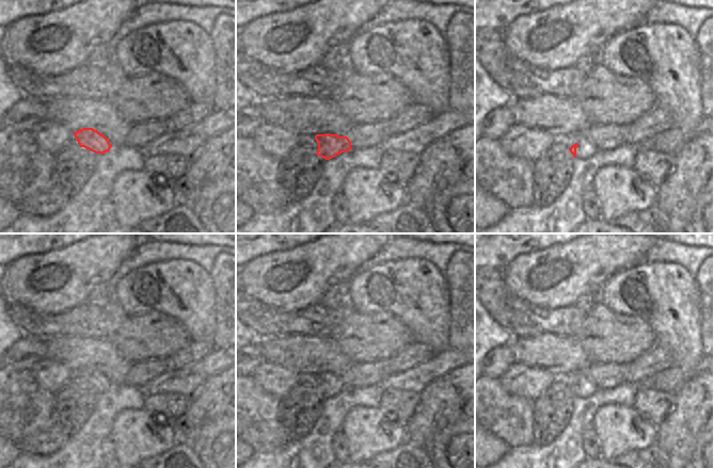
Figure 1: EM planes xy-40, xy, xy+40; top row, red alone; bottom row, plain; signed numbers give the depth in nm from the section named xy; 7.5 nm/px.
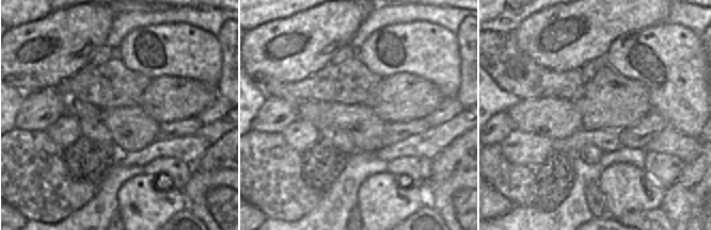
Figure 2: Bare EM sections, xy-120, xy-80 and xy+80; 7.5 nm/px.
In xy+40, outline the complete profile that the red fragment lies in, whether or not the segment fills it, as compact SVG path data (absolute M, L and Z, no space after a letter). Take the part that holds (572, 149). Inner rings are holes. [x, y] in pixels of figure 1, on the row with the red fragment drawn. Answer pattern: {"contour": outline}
{"contour": "M582 133L556 136L555 142L568 147L574 158L582 160L590 158L598 150L596 145Z"}

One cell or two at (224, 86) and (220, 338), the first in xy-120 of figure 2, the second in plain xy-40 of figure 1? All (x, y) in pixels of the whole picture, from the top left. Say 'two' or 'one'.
one

